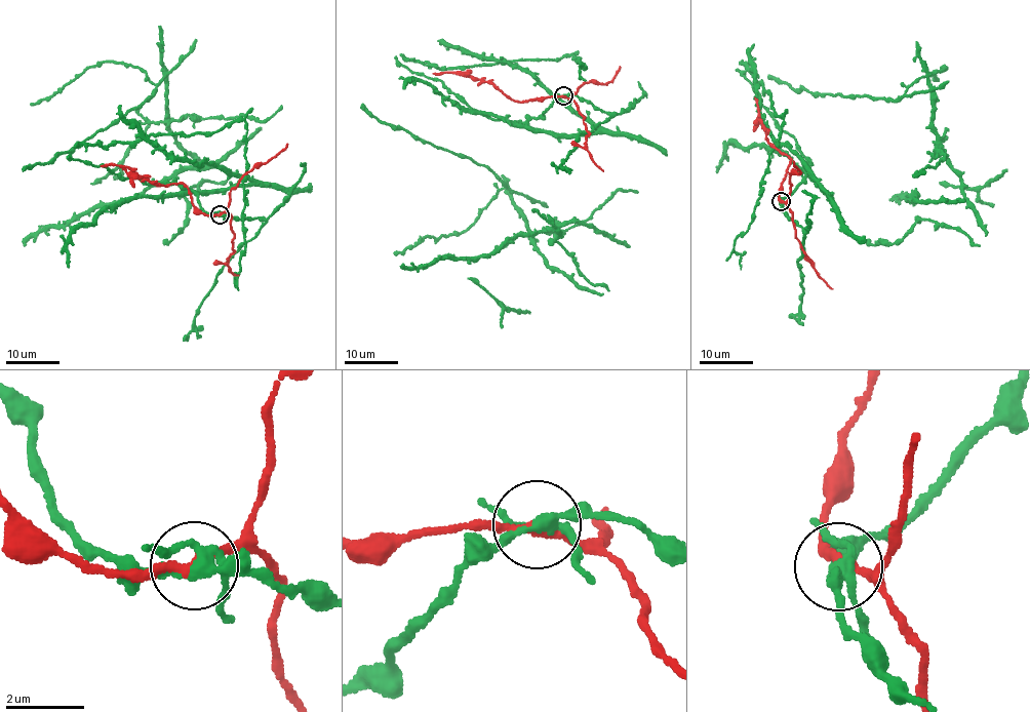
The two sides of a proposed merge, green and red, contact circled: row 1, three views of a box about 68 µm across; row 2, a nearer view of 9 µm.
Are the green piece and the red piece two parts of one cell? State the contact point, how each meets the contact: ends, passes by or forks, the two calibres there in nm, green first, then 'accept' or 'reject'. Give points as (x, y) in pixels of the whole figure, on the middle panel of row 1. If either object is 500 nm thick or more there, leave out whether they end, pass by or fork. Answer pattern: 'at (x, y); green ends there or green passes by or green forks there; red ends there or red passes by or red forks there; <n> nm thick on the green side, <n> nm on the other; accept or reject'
at (563, 95); green forks there; red passes by; 260 nm thick on the green side, 220 nm on the other; reject

